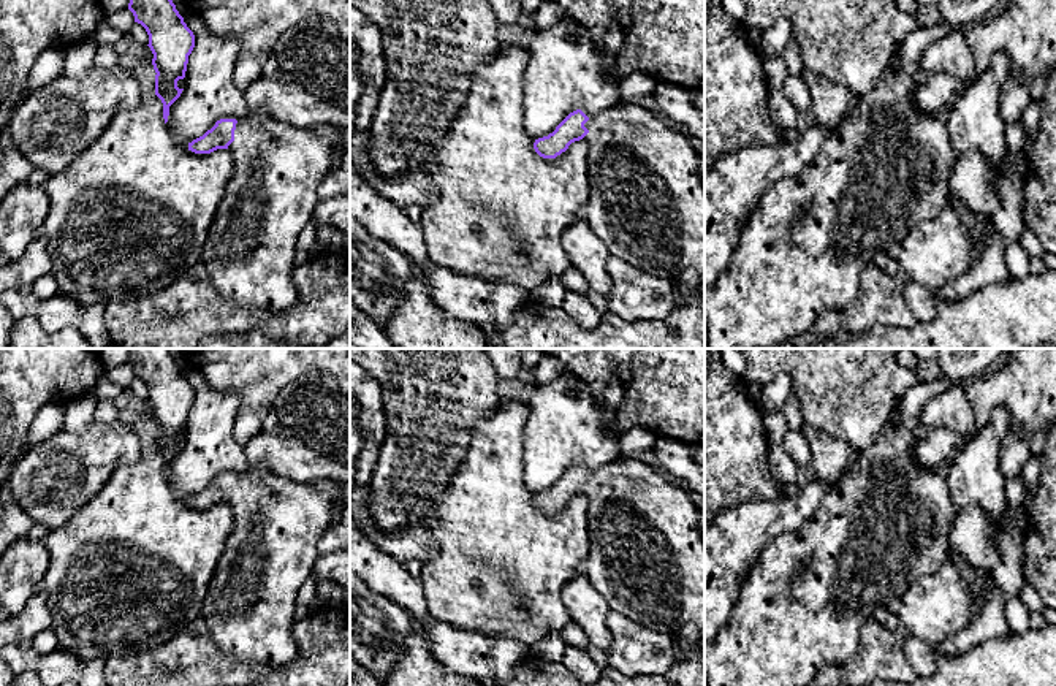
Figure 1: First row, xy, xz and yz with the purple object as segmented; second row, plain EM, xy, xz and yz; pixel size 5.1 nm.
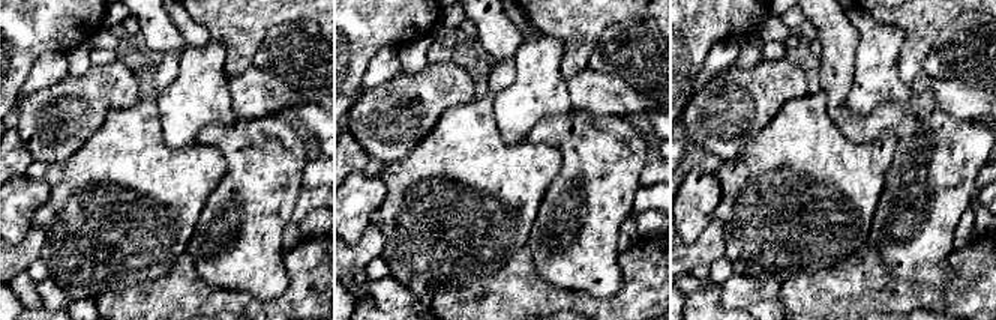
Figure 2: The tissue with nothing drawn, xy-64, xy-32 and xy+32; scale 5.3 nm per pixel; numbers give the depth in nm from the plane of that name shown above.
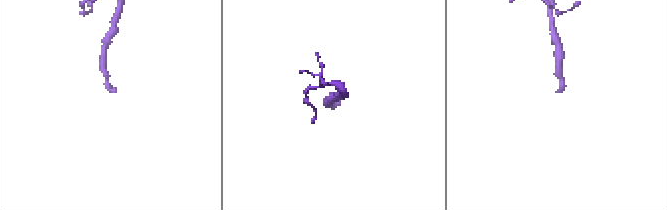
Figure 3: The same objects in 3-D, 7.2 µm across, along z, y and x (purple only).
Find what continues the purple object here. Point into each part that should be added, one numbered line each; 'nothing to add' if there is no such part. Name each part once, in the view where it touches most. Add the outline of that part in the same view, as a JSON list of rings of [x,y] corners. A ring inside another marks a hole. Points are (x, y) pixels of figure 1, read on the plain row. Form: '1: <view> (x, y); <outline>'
1: xy (277, 523); [[[249,466],[237,475],[234,496],[228,501],[233,531],[212,574],[199,615],[225,654],[274,669],[283,669],[296,657],[296,596],[313,572],[317,545],[329,528],[332,504],[328,493],[310,483],[279,477],[266,466]]]

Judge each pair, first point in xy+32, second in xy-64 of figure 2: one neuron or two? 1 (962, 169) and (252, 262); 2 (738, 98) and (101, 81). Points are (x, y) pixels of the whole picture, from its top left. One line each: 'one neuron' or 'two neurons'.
1: one neuron
2: one neuron

